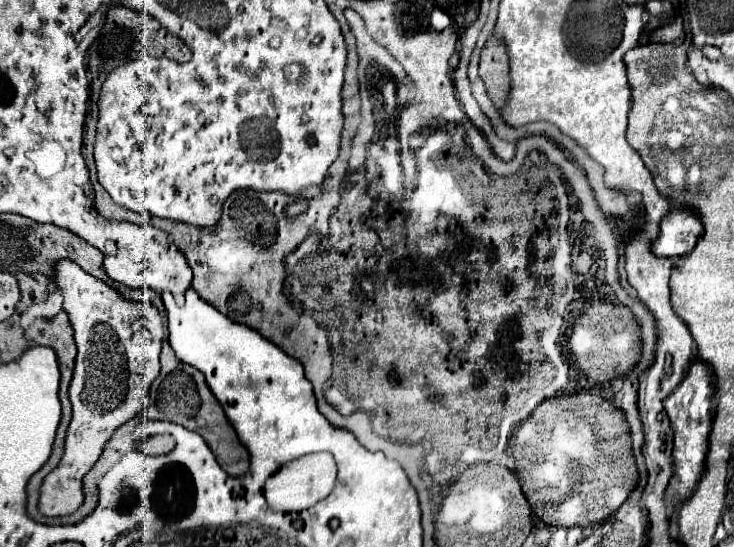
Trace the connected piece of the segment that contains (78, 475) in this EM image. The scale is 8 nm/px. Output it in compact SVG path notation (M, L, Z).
M65 259L57 263L55 269L55 287L63 293L63 309L69 313L73 329L75 329L75 343L77 343L77 357L73 367L73 379L69 385L69 399L73 405L73 417L65 435L65 451L59 461L59 465L43 479L41 485L41 499L39 499L39 511L47 517L57 515L71 515L75 513L85 495L83 495L83 483L81 479L85 473L97 463L101 457L105 443L113 435L117 427L133 419L143 407L145 407L145 389L151 387L155 377L161 371L159 355L161 355L161 343L167 337L167 327L153 305L143 305L139 301L127 301L123 299L113 287L103 283L101 279L85 273L77 263Z

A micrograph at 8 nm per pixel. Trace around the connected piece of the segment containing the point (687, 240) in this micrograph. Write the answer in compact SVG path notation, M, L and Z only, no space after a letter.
M679 207L677 211L669 211L669 213L661 219L659 237L657 237L657 241L651 245L651 249L653 249L653 253L659 255L659 257L683 257L683 255L687 255L687 253L695 247L695 243L697 243L697 239L701 237L701 233L703 233L703 223L699 221L697 211L691 209L691 207Z

